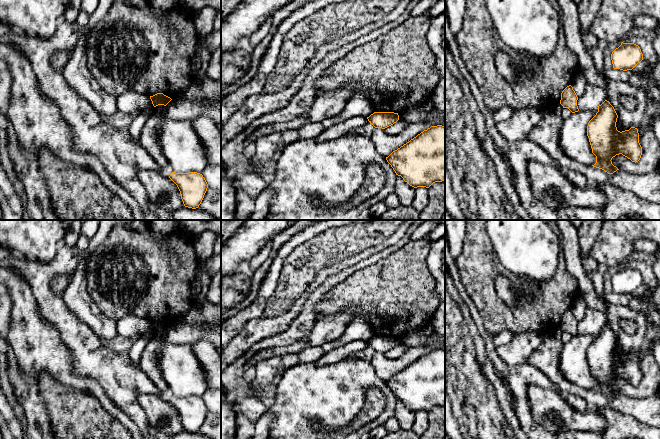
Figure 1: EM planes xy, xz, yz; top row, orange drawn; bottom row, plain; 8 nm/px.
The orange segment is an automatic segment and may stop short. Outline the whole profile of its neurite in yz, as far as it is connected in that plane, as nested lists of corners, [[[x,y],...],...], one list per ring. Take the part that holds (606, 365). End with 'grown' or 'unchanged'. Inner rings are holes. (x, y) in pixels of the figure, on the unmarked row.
[[[605,324],[597,331],[598,336],[587,350],[592,377],[596,380],[596,387],[592,390],[613,398],[619,394],[611,385],[616,379],[622,378],[635,387],[640,384],[639,357],[635,351],[622,356],[617,354],[618,339],[609,325]]] | unchanged

